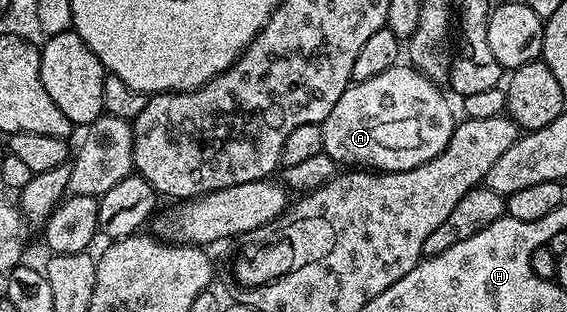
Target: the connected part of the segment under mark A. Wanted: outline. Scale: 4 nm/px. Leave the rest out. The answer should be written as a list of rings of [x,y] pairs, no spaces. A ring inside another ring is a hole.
[[[396,63],[373,79],[356,81],[337,99],[333,111],[321,123],[323,130],[323,152],[328,153],[340,166],[366,167],[371,171],[403,173],[406,169],[421,167],[429,163],[449,143],[457,124],[457,116],[436,82],[430,81],[424,73],[407,63]]]

